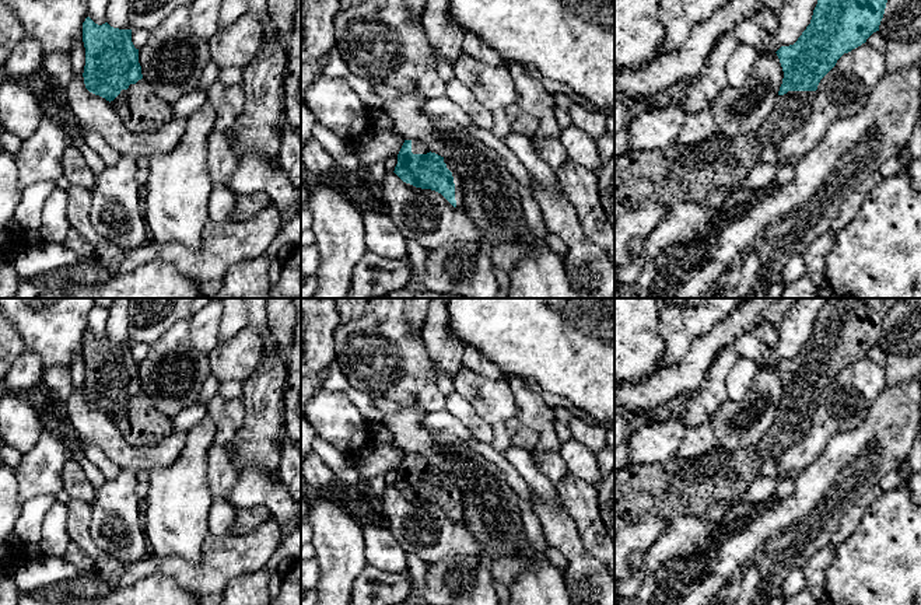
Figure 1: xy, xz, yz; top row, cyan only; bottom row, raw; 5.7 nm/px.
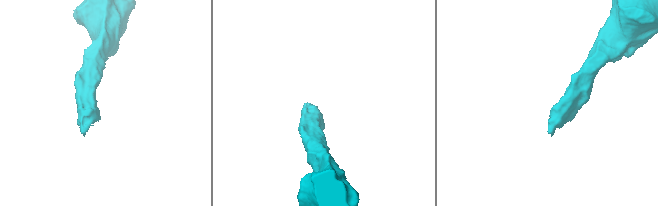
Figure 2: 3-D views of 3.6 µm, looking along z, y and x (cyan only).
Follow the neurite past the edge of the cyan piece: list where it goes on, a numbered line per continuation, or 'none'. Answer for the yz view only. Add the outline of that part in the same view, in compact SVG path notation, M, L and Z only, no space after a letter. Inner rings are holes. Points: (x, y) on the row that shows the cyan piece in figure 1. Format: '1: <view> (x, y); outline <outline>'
1: yz (675, 174); outline M788 91L777 97L775 106L757 132L726 137L714 133L707 140L686 146L669 144L659 150L633 150L614 158L614 224L644 203L675 206L697 203L718 188L736 188L760 161L763 150L781 141L805 122L816 91Z

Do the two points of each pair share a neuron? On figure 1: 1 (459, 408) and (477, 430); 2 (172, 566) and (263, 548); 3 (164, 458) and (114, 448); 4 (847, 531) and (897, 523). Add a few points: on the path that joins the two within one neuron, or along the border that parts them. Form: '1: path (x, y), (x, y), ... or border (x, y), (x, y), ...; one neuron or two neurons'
1: path (465, 413), (476, 425); one neuron
2: path (195, 570), (213, 570), (227, 556), (241, 552); one neuron
3: path (151, 458), (126, 457); one neuron
4: border (872, 502), (857, 528), (836, 548); two neurons

